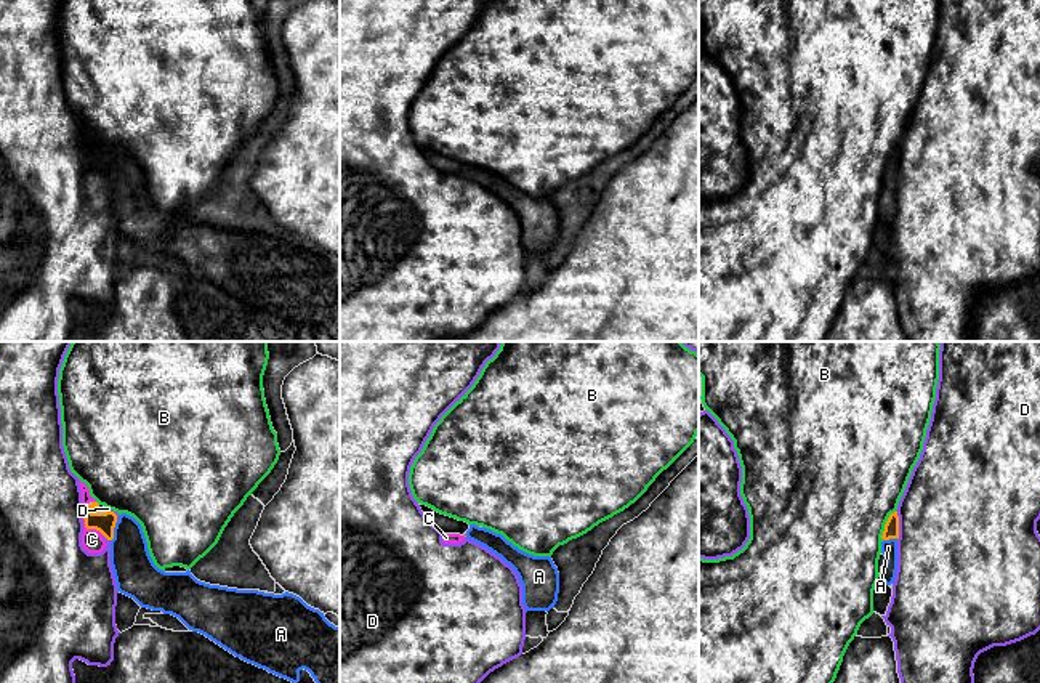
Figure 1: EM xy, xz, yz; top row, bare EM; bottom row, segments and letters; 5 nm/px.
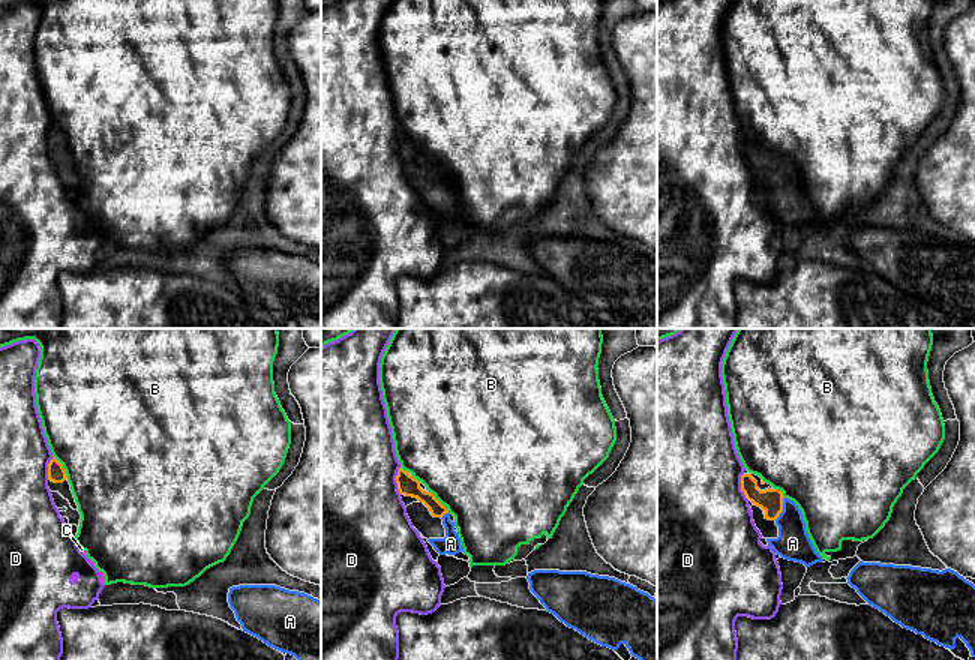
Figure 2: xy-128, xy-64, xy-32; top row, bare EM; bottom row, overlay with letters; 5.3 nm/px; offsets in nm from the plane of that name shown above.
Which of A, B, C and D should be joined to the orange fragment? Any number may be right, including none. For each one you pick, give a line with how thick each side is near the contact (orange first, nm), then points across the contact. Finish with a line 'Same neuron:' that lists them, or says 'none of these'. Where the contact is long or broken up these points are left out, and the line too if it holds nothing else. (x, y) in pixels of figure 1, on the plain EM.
A: 100 nm thick on the orange side, 220 nm on the other; runs through xy (104, 164), (112, 172), (128, 188), (135, 214)
Same neuron: A

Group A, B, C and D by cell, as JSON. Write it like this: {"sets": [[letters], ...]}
{"sets": [["A"], ["B"], ["C", "D"]]}

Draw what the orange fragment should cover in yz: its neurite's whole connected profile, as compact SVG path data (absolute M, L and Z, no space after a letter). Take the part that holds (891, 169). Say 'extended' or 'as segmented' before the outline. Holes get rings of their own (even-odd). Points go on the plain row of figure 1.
extended; M897 152L891 154L881 176L881 194L886 204L881 207L881 223L886 226L894 224L897 212L897 180L899 180L899 157Z

